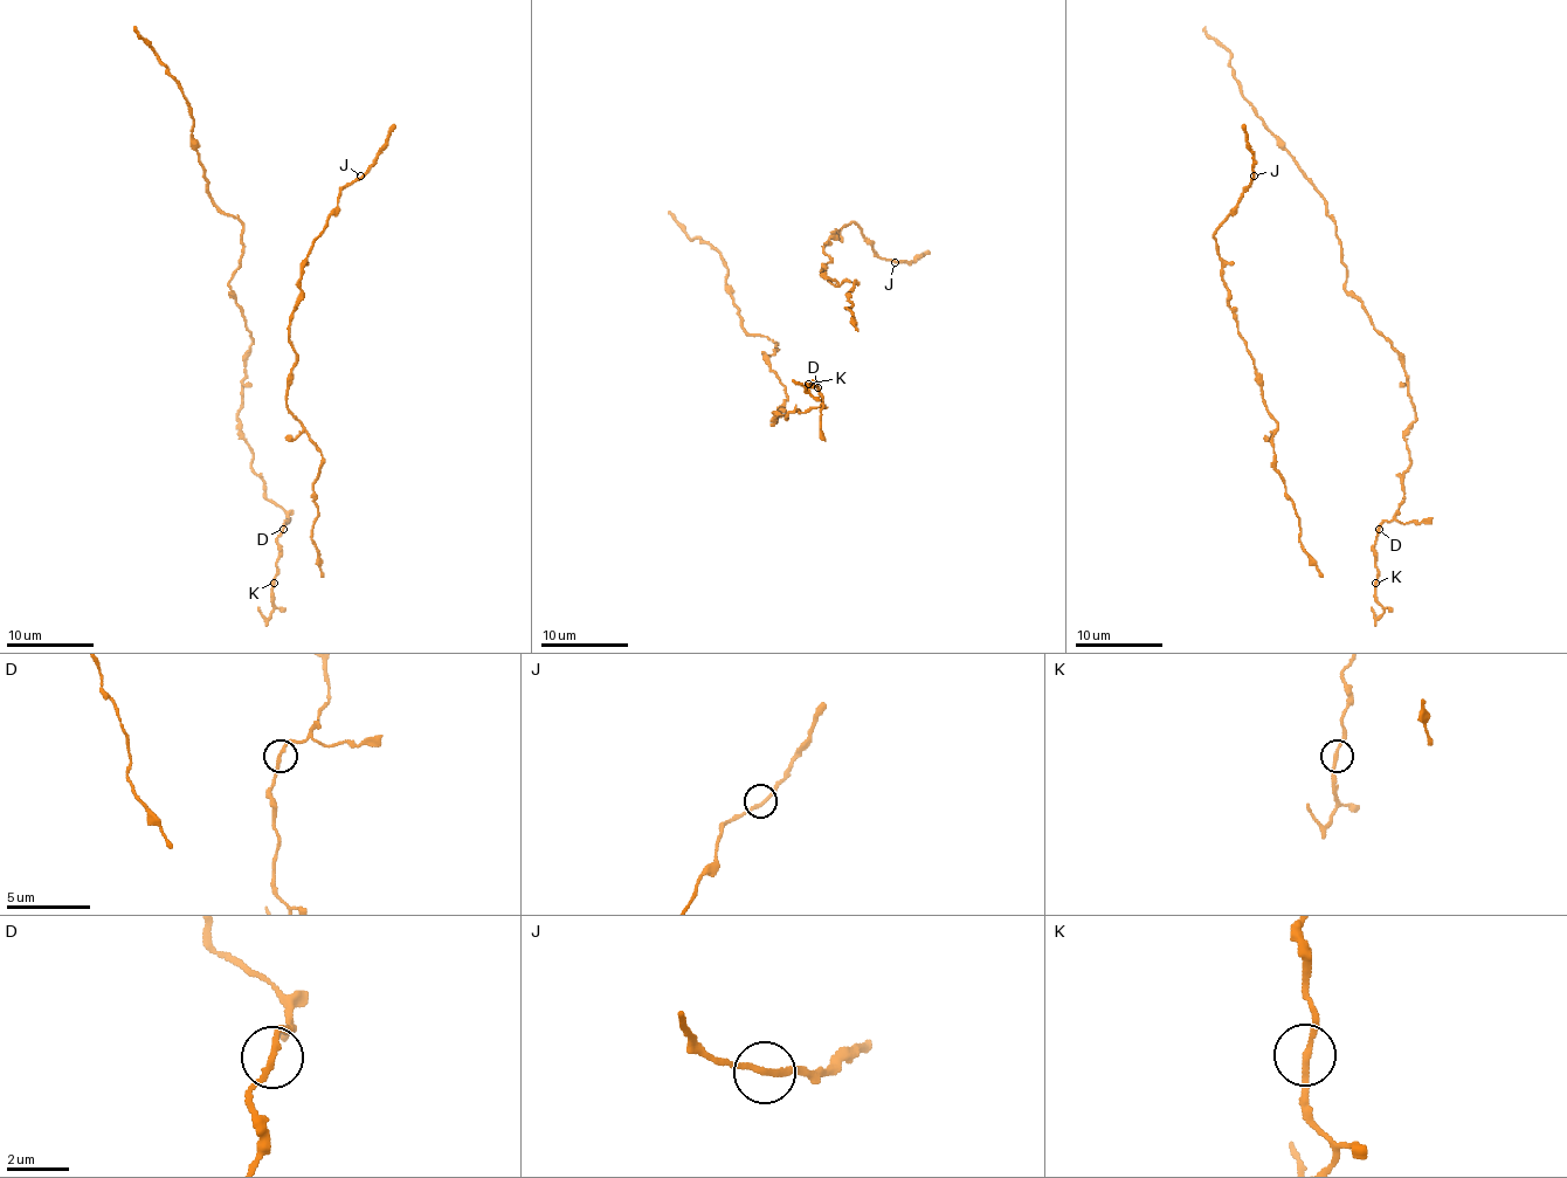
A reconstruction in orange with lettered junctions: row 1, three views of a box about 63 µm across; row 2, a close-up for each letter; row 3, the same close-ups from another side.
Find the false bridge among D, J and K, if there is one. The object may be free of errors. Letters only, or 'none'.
none

